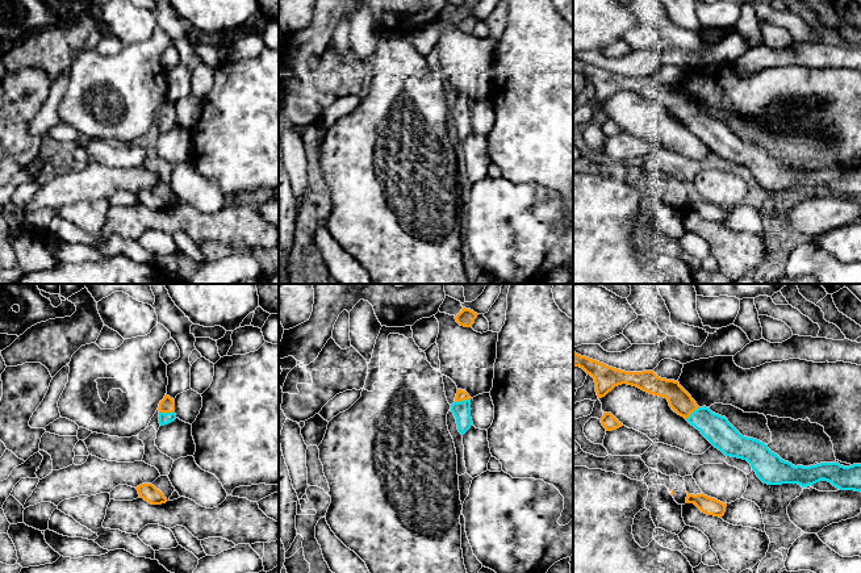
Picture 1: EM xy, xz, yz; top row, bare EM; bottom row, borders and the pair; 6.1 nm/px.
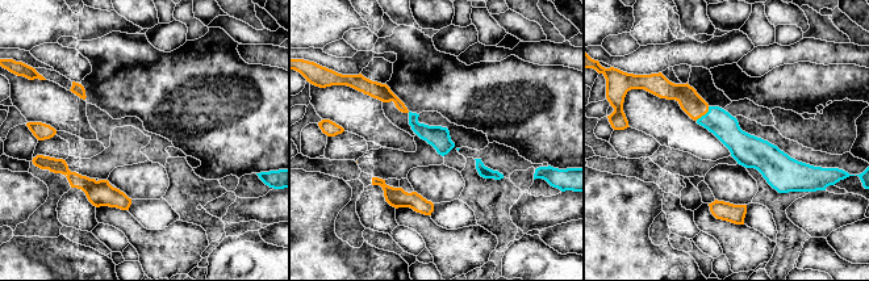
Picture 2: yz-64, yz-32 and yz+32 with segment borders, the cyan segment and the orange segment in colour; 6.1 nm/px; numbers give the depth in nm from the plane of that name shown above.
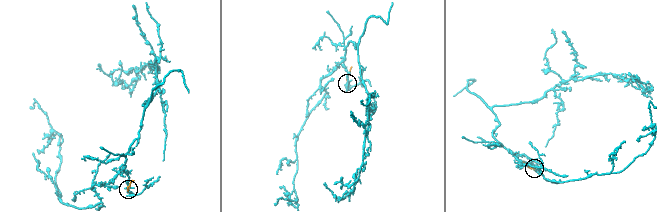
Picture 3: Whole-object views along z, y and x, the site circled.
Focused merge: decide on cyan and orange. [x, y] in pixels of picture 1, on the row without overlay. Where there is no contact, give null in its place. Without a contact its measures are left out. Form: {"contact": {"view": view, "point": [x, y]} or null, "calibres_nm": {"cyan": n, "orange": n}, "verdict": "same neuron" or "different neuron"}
{"contact": {"view": "xy", "point": [167, 118]}, "calibres_nm": {"cyan": 70, "orange": 100}, "verdict": "same neuron"}

